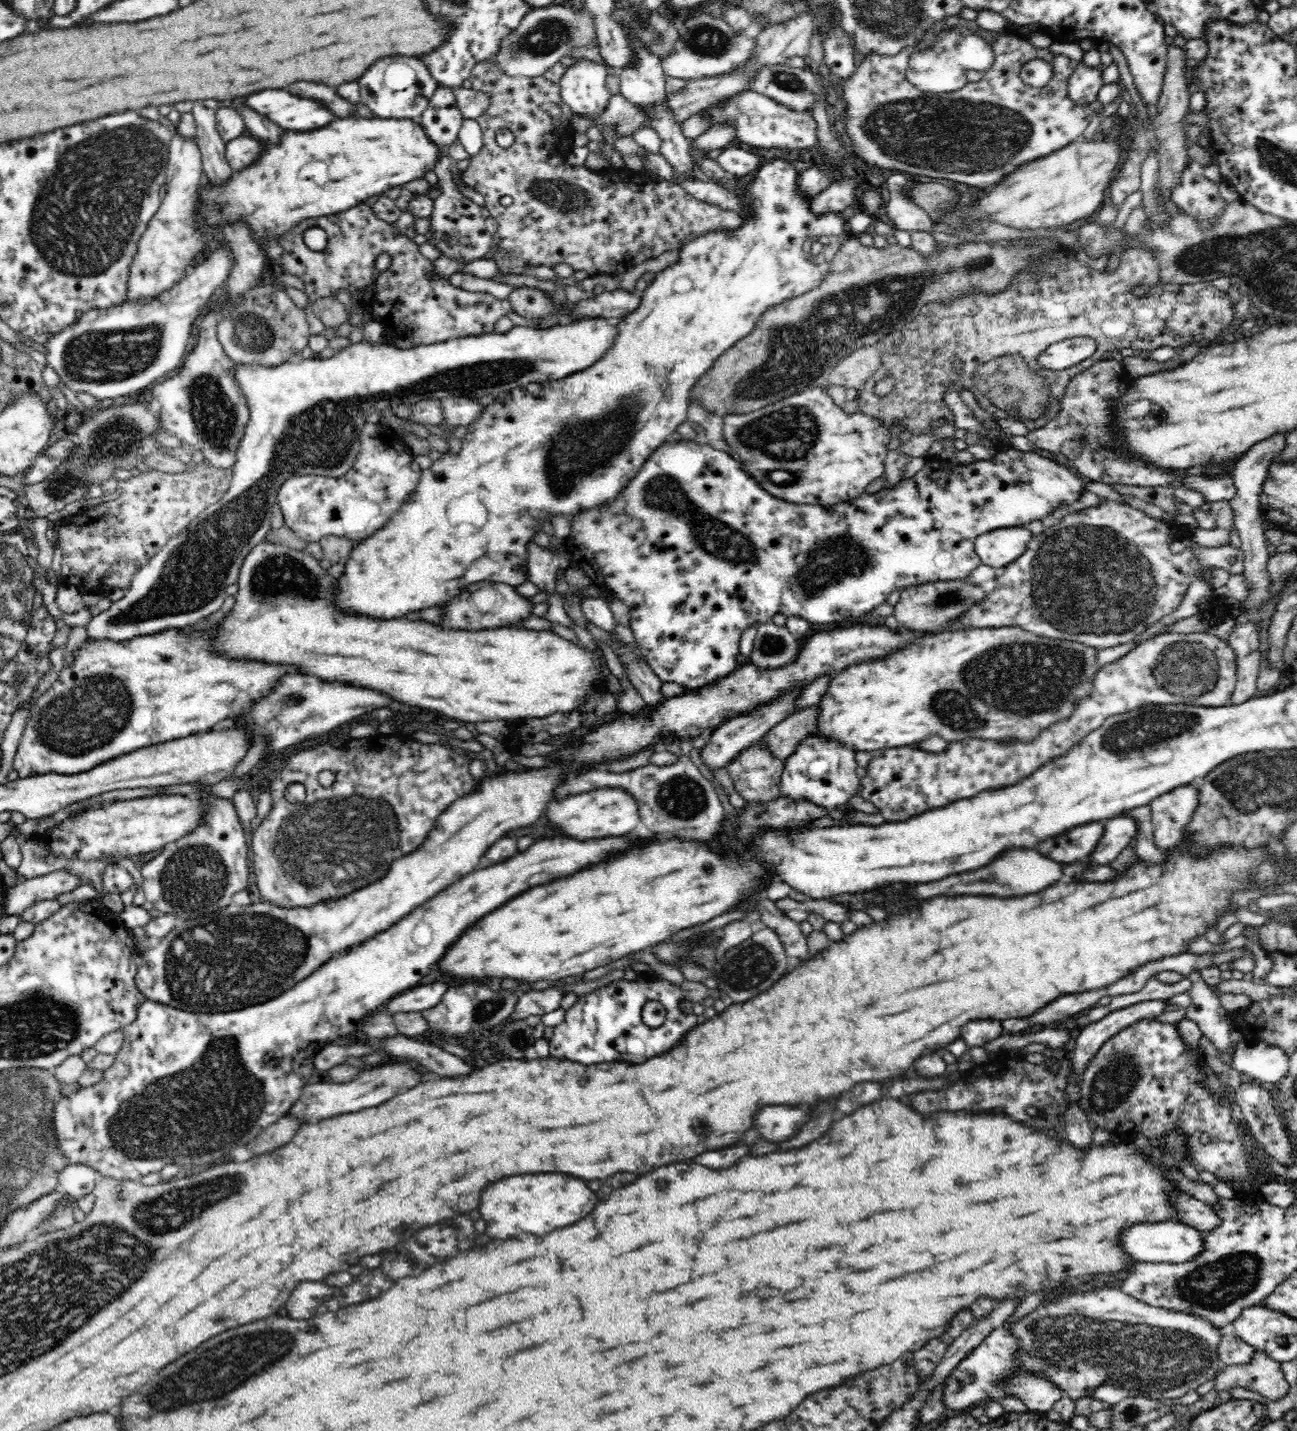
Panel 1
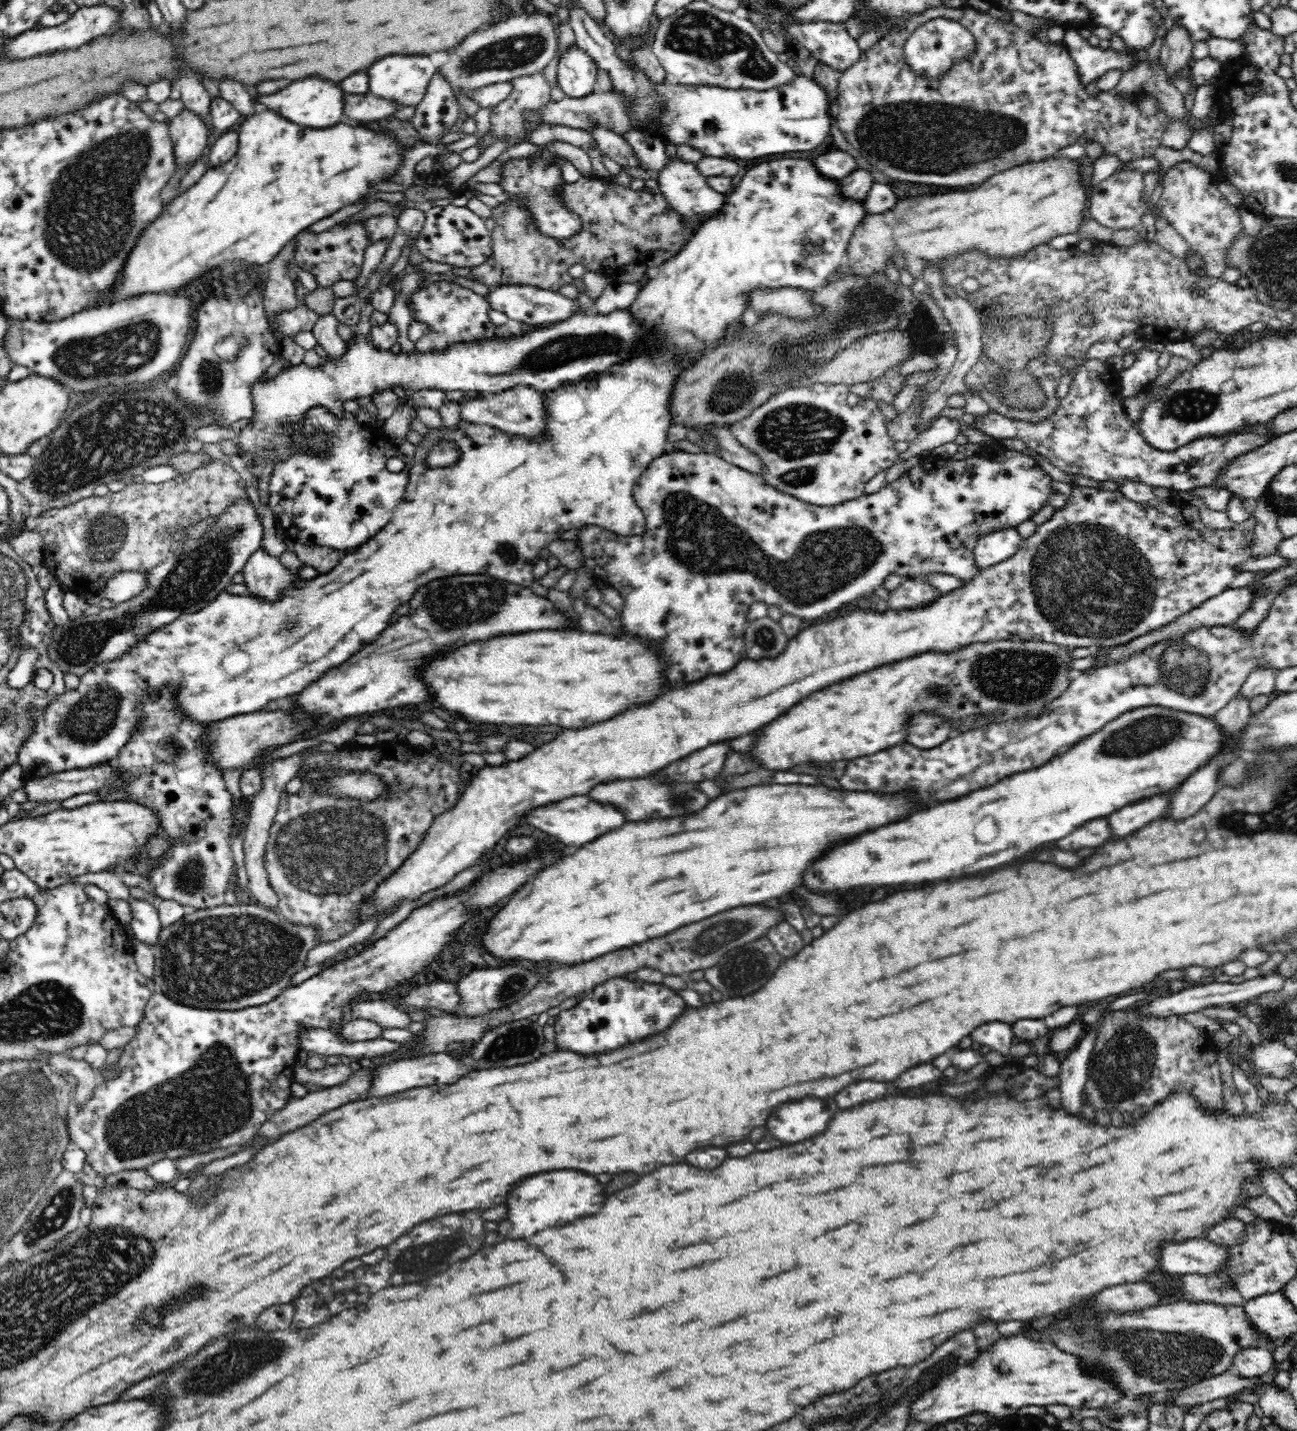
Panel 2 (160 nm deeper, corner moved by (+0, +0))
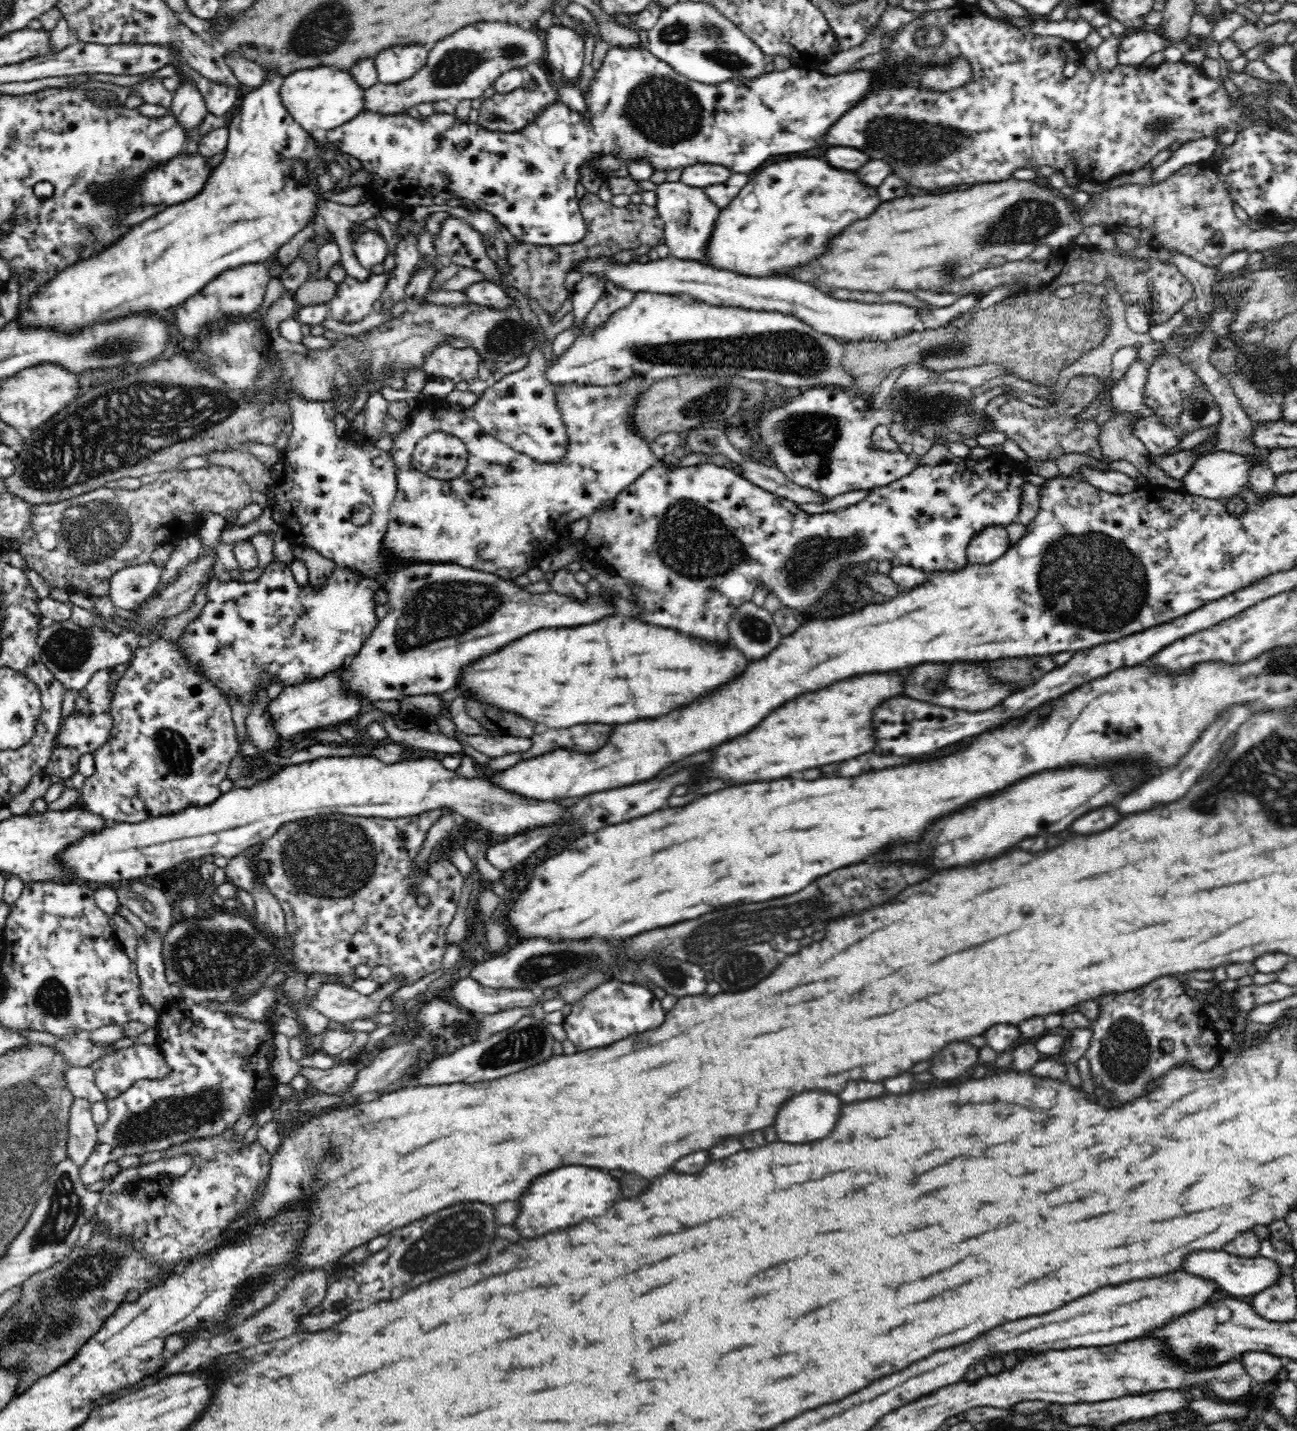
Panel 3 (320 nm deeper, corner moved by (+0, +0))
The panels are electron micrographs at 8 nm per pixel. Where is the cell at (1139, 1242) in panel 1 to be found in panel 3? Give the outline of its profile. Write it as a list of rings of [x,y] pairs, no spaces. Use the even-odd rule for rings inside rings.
[[[1224,1250],[1218,1252],[1198,1252],[1186,1258],[1184,1270],[1190,1274],[1198,1274],[1202,1278],[1214,1280],[1220,1286],[1222,1295],[1234,1297],[1256,1296],[1262,1290],[1276,1284],[1281,1277],[1281,1267],[1276,1261],[1268,1257],[1242,1258]]]

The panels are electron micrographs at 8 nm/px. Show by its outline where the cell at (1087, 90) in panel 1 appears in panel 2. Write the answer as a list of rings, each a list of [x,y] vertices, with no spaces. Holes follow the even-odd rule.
[[[1075,28],[1066,29],[1062,42],[1069,50],[1070,56],[1076,61],[1078,74],[1084,85],[1090,80],[1100,78],[1108,70],[1130,70],[1141,59],[1128,49],[1116,51],[1111,48],[1101,49],[1099,46],[1092,46]]]

